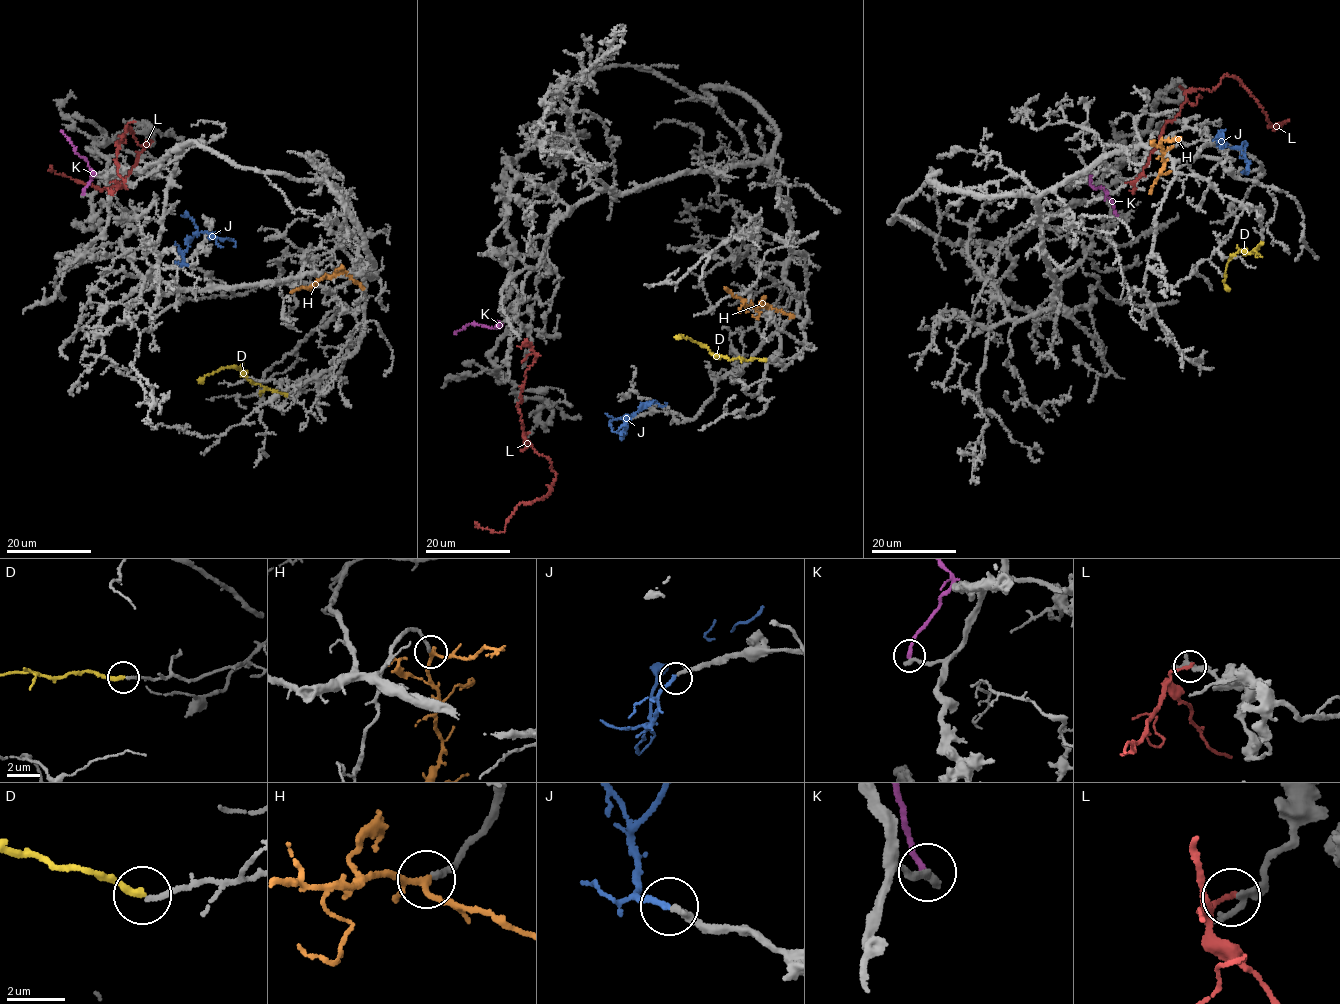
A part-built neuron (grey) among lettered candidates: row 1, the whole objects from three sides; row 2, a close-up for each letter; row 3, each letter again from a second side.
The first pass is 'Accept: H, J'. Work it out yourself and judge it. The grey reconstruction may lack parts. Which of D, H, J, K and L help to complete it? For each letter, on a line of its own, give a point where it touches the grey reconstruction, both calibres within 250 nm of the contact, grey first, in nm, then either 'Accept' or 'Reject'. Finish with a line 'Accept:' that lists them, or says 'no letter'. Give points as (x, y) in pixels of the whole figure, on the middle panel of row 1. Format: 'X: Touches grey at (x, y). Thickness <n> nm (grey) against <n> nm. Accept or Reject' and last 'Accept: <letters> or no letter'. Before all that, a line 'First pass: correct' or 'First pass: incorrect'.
First pass: correct
D: Touches grey at (765, 360). Thickness 170 nm (grey) against 260 nm. Reject
H: Touches grey at (771, 305). Thickness 200 nm (grey) against 160 nm. Accept
J: Touches grey at (631, 419). Thickness 240 nm (grey) against 200 nm. Accept
K: Touches grey at (497, 326). Thickness 280 nm (grey) against 200 nm. Reject
L: Touches grey at (527, 434). Thickness 190 nm (grey) against 190 nm. Reject
Accept: H, J

